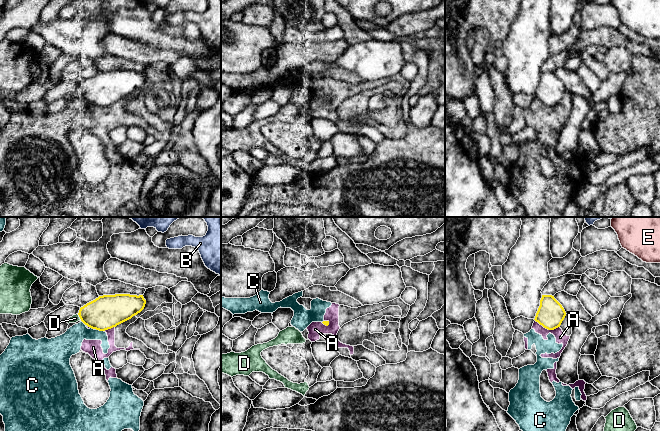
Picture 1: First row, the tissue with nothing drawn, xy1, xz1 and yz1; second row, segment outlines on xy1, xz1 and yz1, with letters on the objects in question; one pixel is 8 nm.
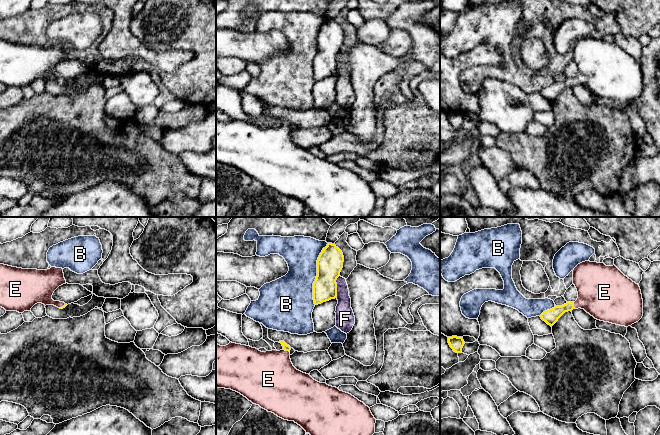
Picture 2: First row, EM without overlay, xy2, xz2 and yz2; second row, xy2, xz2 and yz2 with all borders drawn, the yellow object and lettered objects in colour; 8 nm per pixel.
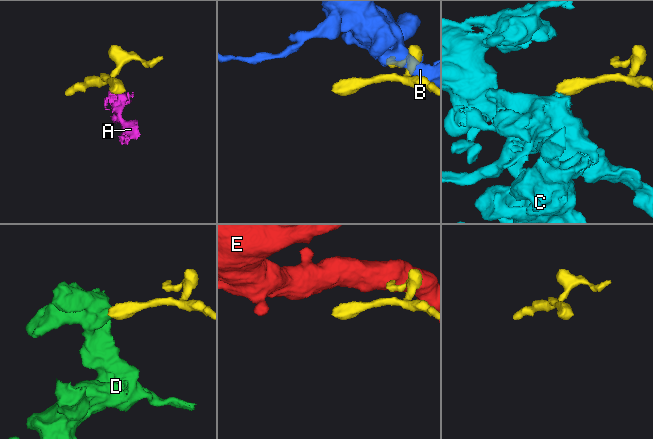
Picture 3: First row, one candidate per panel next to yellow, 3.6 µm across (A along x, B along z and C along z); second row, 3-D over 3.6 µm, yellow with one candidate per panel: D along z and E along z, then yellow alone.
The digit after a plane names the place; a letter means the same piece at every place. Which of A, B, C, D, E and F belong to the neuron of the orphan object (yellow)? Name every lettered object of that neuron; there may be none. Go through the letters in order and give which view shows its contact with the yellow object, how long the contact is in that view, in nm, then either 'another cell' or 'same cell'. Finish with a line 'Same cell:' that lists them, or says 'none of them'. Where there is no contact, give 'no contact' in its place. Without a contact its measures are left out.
A: yz1 | 200 nm | another cell
B: xz2 | 500 nm | another cell
C: xy1 | 70 nm | another cell
D: xy1 | 70 nm | another cell
E: yz2 | 60 nm | same cell
F: xz2 | 190 nm | another cell
Same cell: E

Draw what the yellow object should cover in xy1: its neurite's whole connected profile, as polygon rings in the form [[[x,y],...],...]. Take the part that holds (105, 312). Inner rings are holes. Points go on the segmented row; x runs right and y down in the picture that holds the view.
[[[103,295],[81,307],[78,315],[88,327],[105,331],[140,313],[145,304],[143,295]]]

